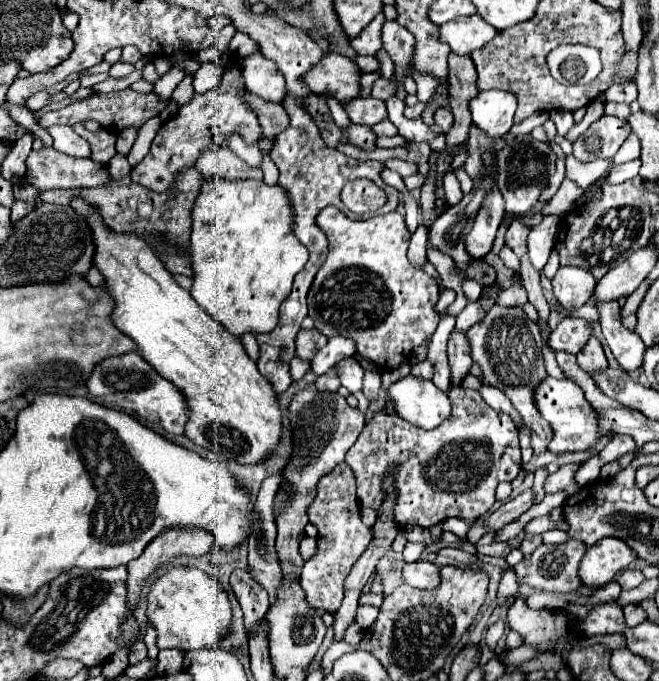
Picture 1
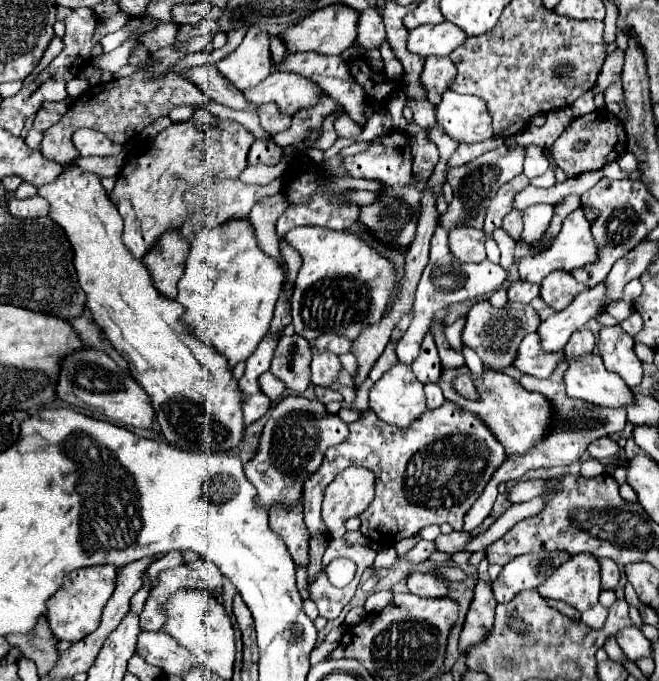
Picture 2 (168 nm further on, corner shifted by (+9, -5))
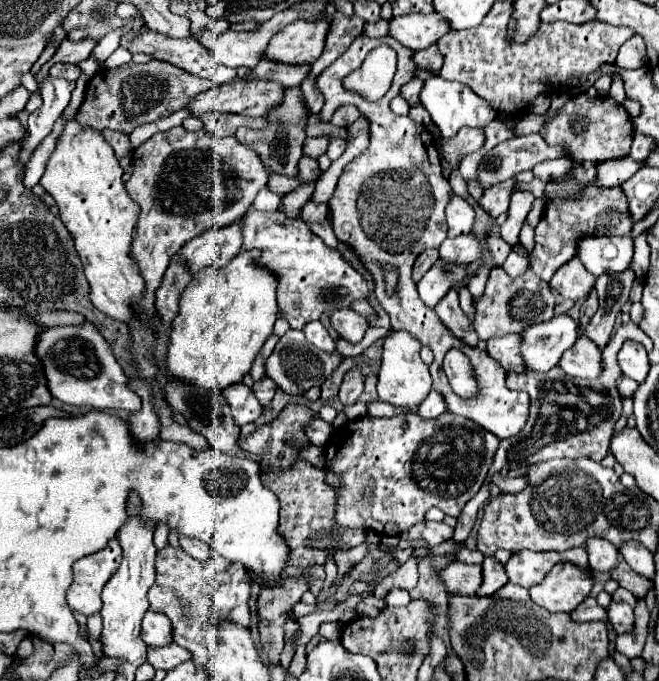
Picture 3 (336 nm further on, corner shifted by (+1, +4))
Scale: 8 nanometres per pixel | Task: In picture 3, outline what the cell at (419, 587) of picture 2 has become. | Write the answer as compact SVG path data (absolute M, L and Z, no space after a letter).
M455 561L447 569L435 573L447 595L475 595L481 585L481 567Z

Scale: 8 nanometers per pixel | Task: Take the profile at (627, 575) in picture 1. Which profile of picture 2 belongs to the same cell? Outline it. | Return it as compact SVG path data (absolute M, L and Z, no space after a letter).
M599 558L599 568L601 568L601 588L613 590L619 584L619 568L613 564L609 558Z

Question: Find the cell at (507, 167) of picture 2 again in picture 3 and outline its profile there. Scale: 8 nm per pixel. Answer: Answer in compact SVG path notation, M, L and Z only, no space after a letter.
M539 133L511 137L487 151L487 155L481 159L477 167L477 183L481 189L487 189L499 181L515 177L521 171L533 169L533 165L539 161L565 155L567 153L563 147L549 147Z

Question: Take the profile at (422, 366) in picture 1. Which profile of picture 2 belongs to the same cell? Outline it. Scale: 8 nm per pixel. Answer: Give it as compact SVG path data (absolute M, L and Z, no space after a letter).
M431 334L425 336L423 340L423 346L421 346L421 354L417 356L417 360L411 364L411 370L413 374L423 382L435 382L439 372L441 372L441 362L439 362L439 356L437 356L437 348L435 348L435 342L431 338Z

